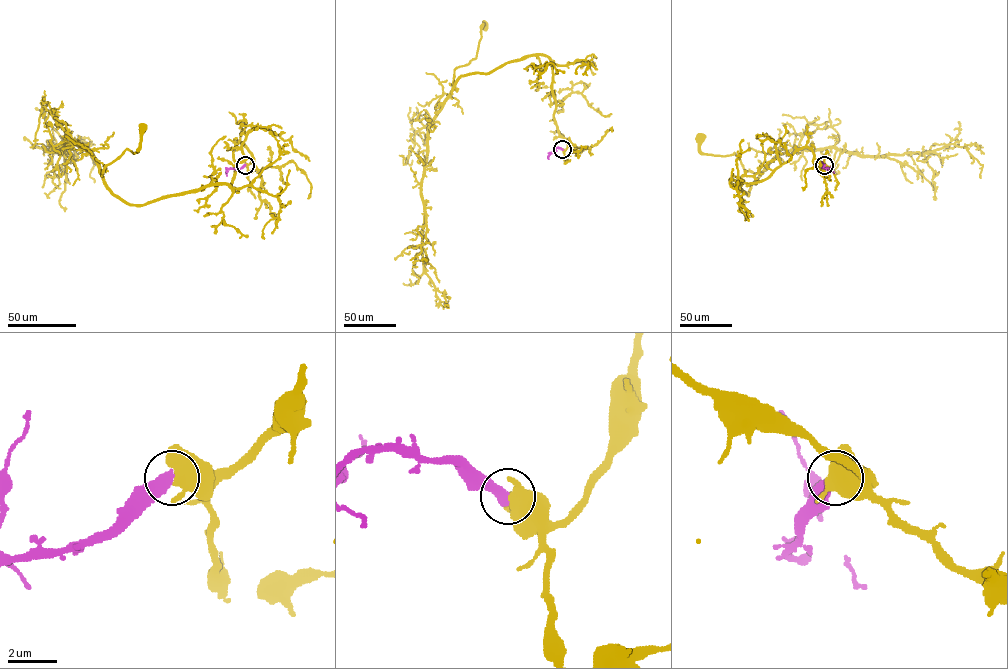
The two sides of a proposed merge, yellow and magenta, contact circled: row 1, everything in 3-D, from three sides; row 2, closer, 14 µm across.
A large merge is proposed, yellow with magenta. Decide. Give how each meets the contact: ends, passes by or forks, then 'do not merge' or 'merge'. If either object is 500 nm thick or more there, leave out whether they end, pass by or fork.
do not merge

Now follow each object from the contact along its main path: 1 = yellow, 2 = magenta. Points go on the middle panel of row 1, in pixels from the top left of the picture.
1: (563, 149), (568, 139), (553, 117), (547, 56), (462, 75), (453, 86), (454, 70), (476, 57), (485, 25)
2: (562, 149), (556, 147), (548, 159)

